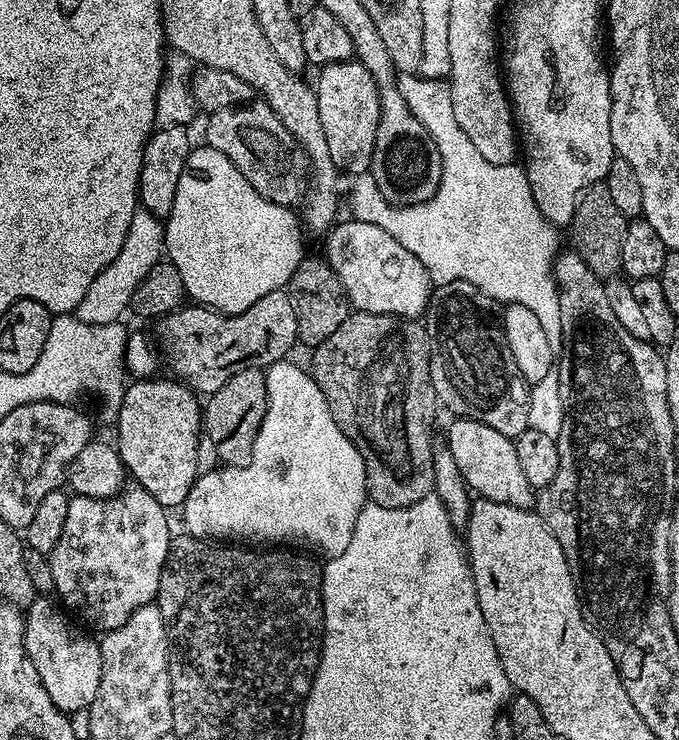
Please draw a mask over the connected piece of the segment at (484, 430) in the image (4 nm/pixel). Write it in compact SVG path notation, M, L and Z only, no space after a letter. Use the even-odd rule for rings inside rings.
M463 418L453 419L448 428L446 447L454 454L454 463L462 474L465 484L477 497L502 502L519 508L532 508L534 490L530 482L526 482L526 474L518 463L518 450L513 437L498 434L498 430L490 430L477 420Z

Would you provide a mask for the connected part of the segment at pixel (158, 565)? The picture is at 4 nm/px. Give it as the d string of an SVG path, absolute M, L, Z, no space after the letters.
M138 486L125 487L108 499L73 495L68 502L62 538L58 538L58 546L54 546L47 557L52 584L60 595L59 603L69 613L77 612L89 624L89 629L97 628L100 634L113 632L130 618L130 614L134 614L134 610L153 603L160 590L162 570L174 539L174 532L168 529L168 516L166 509Z

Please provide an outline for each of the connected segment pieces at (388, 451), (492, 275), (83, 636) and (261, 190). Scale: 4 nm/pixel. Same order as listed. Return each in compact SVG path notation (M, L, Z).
M353 311L342 322L342 326L338 326L338 330L334 330L334 334L330 334L330 338L326 338L326 342L315 345L311 352L310 371L318 382L318 390L322 390L322 394L326 398L326 406L330 406L330 414L334 414L334 422L338 422L342 434L346 434L346 438L350 438L350 442L354 442L358 454L362 454L362 462L366 466L368 500L387 508L405 508L414 506L414 502L429 496L433 491L432 483L434 482L434 462L432 461L434 441L432 441L432 432L428 427L432 424L432 415L435 414L436 408L438 409L438 401L430 378L430 342L428 341L427 327L419 319L404 319L401 316L392 316L386 313Z
M408 74L399 81L398 87L406 106L426 126L430 138L436 144L442 158L442 178L435 194L421 204L393 206L382 198L374 178L370 174L359 177L352 188L352 200L356 203L355 215L361 220L380 226L382 230L398 240L411 254L421 260L422 266L429 272L433 285L449 284L455 280L465 280L486 294L493 302L501 305L521 304L527 306L537 316L542 330L549 334L558 334L562 330L562 310L560 292L556 289L554 265L561 251L557 225L551 224L534 202L530 190L527 171L519 163L495 164L486 162L482 154L466 138L458 118L454 118L452 89L447 79L429 80Z
M37 598L28 605L24 616L26 654L34 662L34 670L38 670L38 678L42 678L42 686L46 686L46 694L50 694L54 706L65 714L83 713L98 694L98 682L102 678L100 645L87 636L87 631L75 632L67 620L69 617L53 604Z
M245 102L238 108L213 112L207 120L208 125L204 128L207 147L226 154L242 178L246 178L246 182L250 182L250 186L254 186L262 198L287 209L303 201L310 183L310 161L267 104Z

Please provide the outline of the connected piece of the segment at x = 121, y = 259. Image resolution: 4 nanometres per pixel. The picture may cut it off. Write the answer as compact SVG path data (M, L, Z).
M138 210L134 218L130 218L130 230L126 230L126 242L122 242L122 250L118 250L118 258L110 262L90 282L90 290L86 290L86 298L78 302L75 315L87 324L114 324L121 319L120 315L129 311L134 290L138 290L138 282L154 270L154 266L165 255L164 250L164 225L161 217Z

